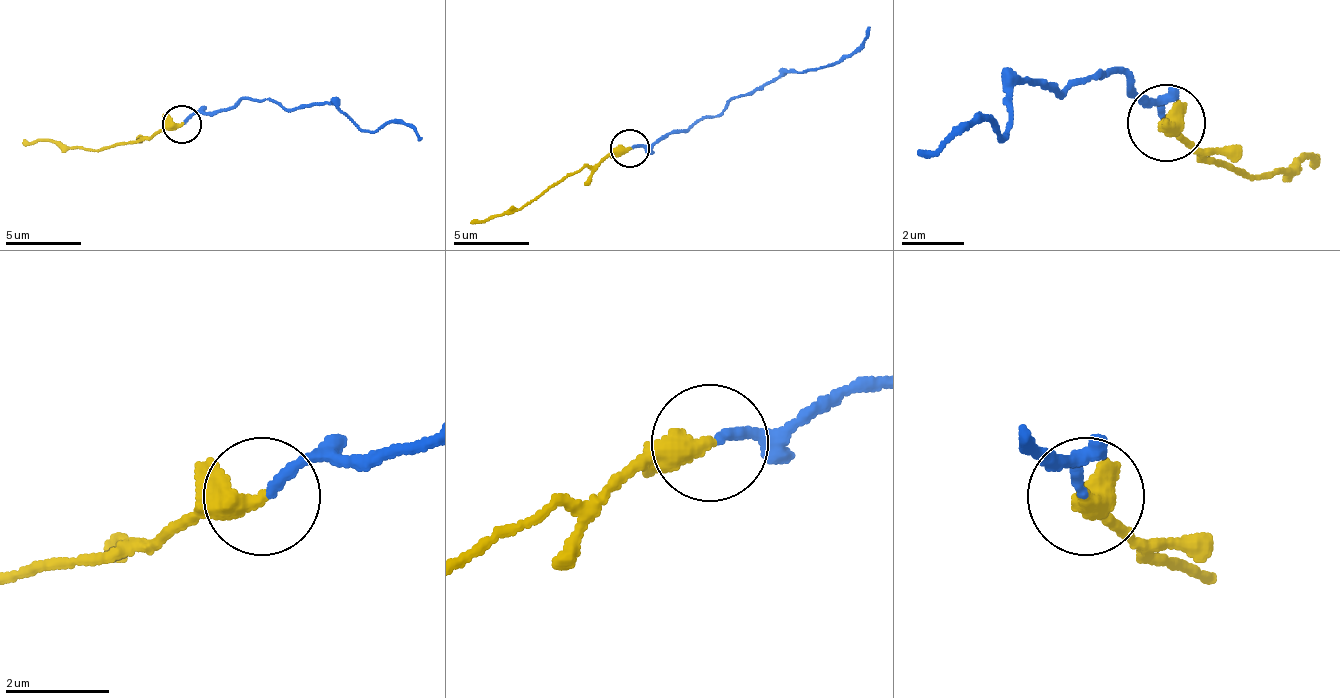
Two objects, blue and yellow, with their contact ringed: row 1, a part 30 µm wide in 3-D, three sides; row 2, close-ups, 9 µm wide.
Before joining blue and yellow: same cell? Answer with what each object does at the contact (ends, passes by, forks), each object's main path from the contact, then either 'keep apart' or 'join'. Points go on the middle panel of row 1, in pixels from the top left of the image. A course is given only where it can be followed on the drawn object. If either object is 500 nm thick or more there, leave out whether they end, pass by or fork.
blue ends; yellow ends; course blue (632, 149), (712, 119), (731, 100), (781, 77), (842, 62), (869, 27); course yellow (629, 149), (613, 149), (594, 165), (549, 187), (518, 210), (469, 222); join

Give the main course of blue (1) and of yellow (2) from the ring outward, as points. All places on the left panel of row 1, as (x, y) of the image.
1: (184, 123), (200, 111), (264, 100), (283, 107), (333, 104), (363, 130), (394, 123), (421, 138)
2: (181, 123), (165, 123), (146, 138), (101, 149), (21, 142)

